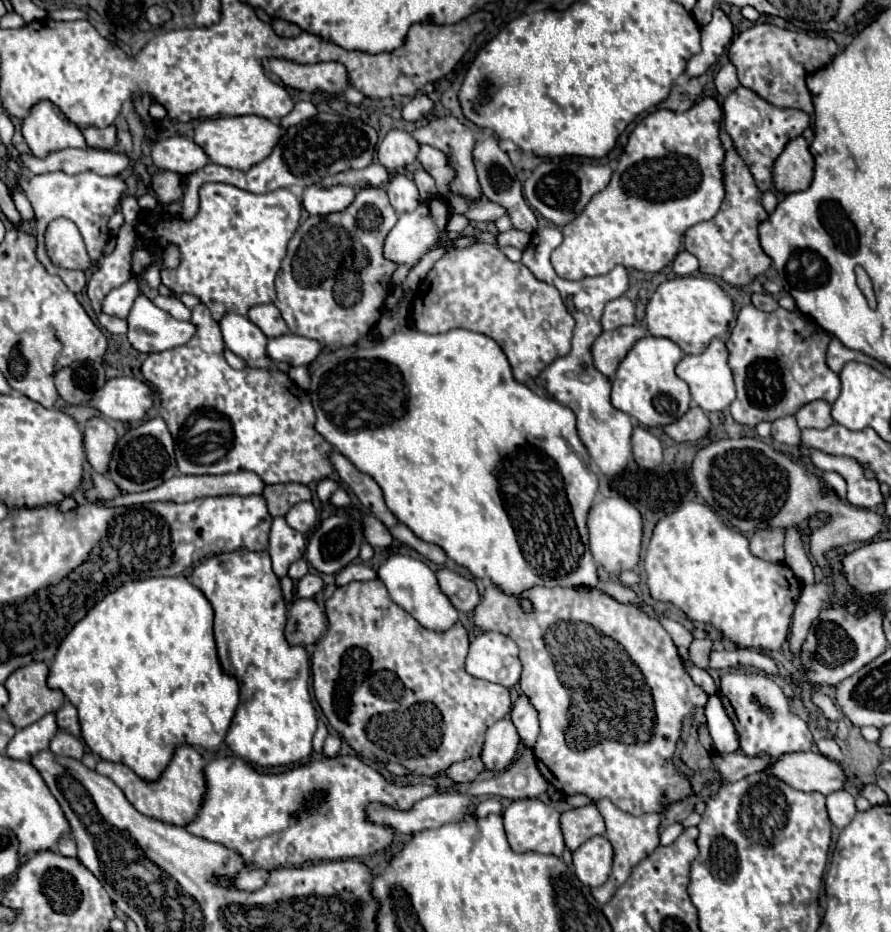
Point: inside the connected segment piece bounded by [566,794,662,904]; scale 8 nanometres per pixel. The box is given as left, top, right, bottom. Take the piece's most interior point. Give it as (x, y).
(633, 837)

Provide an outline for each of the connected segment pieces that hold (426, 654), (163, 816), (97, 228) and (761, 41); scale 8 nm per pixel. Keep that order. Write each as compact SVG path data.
M370 580L370 582L350 582L348 586L338 588L328 600L326 600L326 616L328 616L328 630L324 638L318 640L316 650L312 654L312 678L314 678L314 696L326 714L330 726L364 758L378 758L378 760L392 760L402 766L406 766L410 772L420 774L420 776L436 776L444 772L450 764L462 762L468 758L476 758L482 752L482 742L484 742L484 732L498 720L502 720L510 708L510 692L504 690L504 686L496 686L492 682L484 682L478 678L472 678L464 670L464 660L468 654L468 634L464 626L458 622L452 630L444 634L436 634L432 630L424 630L404 608L392 602L388 596L386 586L380 580Z
M180 746L158 782L140 780L128 766L106 762L106 760L98 762L96 772L106 776L106 778L110 778L124 792L128 802L140 814L156 818L156 820L160 820L164 824L188 826L190 822L196 820L196 816L198 816L198 812L202 808L202 802L204 802L204 796L206 796L206 788L208 786L206 786L204 768L206 768L206 760L192 746Z
M48 172L48 174L40 174L40 176L32 176L26 186L24 186L24 194L28 196L32 208L34 208L34 218L36 218L36 240L38 240L38 248L36 248L36 256L40 260L40 264L46 268L48 274L58 276L74 294L84 292L86 288L86 276L80 272L66 272L66 270L56 270L46 256L44 250L44 230L48 226L48 222L52 222L54 218L68 218L72 220L84 242L88 248L90 258L102 258L104 256L104 244L108 240L108 216L114 214L122 194L124 194L124 180L120 180L118 176L100 176L100 174L92 174L92 172L84 172L84 174L64 174L64 172Z
M756 24L738 34L730 48L730 62L738 70L740 84L754 90L766 102L778 108L798 108L814 114L812 96L806 78L832 64L838 48L832 38L810 38L806 32L790 32L772 24Z

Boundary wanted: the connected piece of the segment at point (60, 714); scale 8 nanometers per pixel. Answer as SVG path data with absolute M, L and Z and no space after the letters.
M66 702L66 704L56 712L56 722L58 722L58 728L60 728L60 730L66 730L66 732L70 732L72 736L80 738L78 712L76 712L76 708L74 708L70 702Z

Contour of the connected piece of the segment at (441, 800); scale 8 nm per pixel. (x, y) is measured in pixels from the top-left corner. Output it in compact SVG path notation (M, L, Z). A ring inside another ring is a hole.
M432 794L420 800L410 812L398 812L382 804L368 806L368 818L376 824L386 824L402 834L416 834L428 828L440 828L448 822L460 822L472 806L466 794Z

